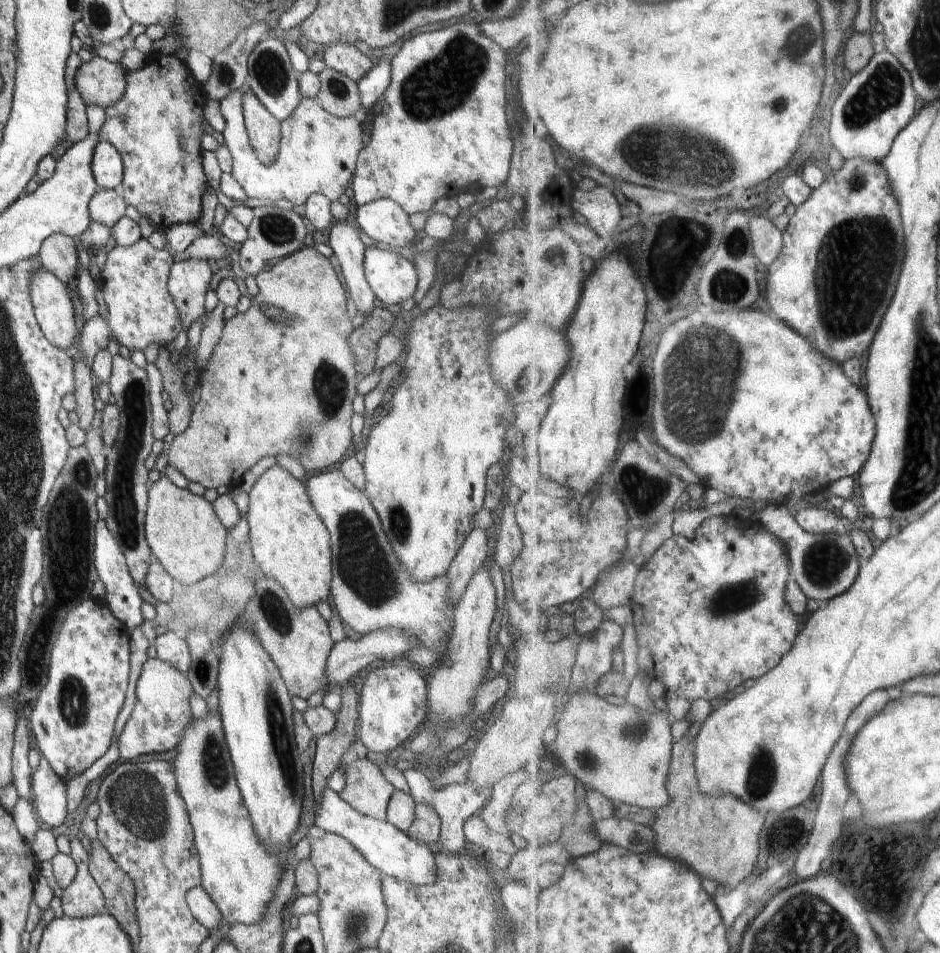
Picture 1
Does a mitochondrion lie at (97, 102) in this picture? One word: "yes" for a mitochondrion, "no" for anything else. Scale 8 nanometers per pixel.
no

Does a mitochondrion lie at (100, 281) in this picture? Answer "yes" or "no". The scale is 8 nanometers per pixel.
no

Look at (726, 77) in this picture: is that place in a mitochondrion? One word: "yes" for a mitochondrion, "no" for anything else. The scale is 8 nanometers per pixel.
no

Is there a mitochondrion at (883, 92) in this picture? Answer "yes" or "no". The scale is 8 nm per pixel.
yes

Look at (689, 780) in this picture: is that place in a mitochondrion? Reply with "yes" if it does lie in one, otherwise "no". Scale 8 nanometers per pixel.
no

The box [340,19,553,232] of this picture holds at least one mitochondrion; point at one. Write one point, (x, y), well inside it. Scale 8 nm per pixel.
(437, 87)

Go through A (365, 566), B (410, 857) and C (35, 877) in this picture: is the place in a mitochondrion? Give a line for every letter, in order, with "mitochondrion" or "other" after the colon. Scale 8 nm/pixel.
A: mitochondrion
B: other
C: other

